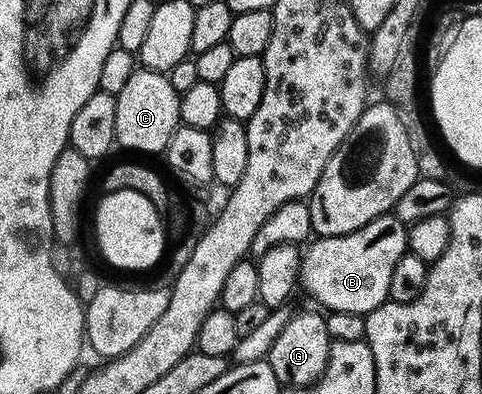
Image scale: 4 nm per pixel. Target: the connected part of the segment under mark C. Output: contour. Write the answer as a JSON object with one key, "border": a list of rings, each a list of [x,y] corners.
{"border":[[[138,68],[117,94],[115,132],[122,147],[140,152],[165,151],[176,127],[180,124],[180,97],[165,73]]]}

